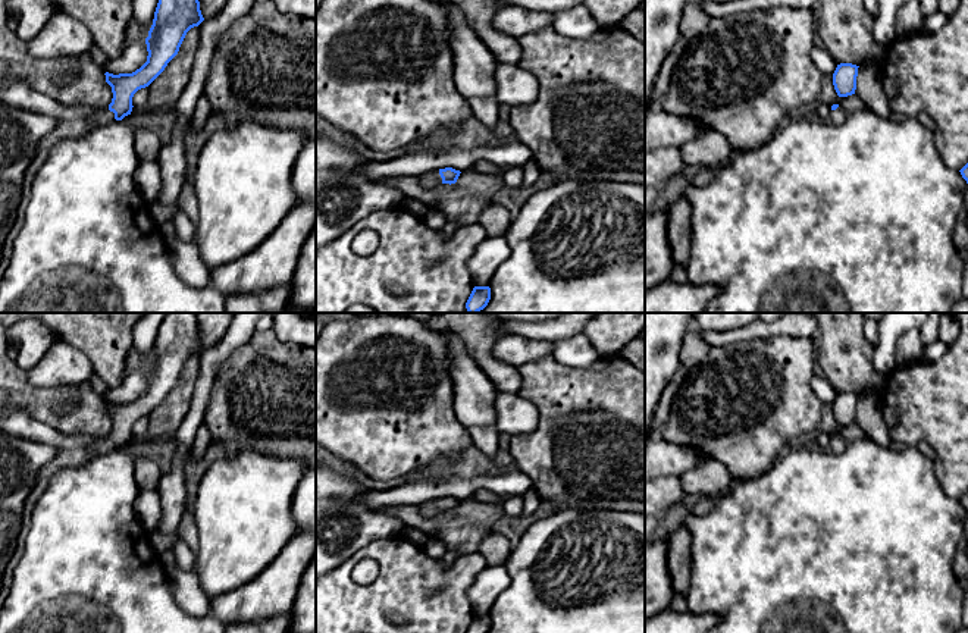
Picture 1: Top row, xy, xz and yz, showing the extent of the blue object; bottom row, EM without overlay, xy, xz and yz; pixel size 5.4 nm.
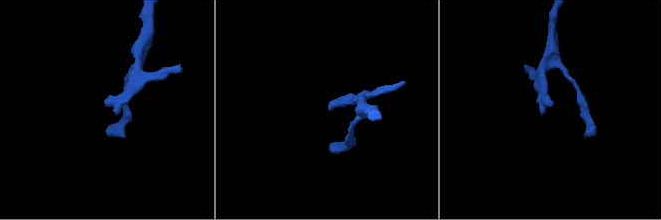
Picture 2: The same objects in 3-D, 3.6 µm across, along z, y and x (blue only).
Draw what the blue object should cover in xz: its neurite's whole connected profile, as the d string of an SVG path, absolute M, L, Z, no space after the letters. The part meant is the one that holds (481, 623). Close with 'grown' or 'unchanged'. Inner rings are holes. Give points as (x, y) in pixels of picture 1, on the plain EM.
M474 615L466 633L488 633L491 629L489 615Z | unchanged

